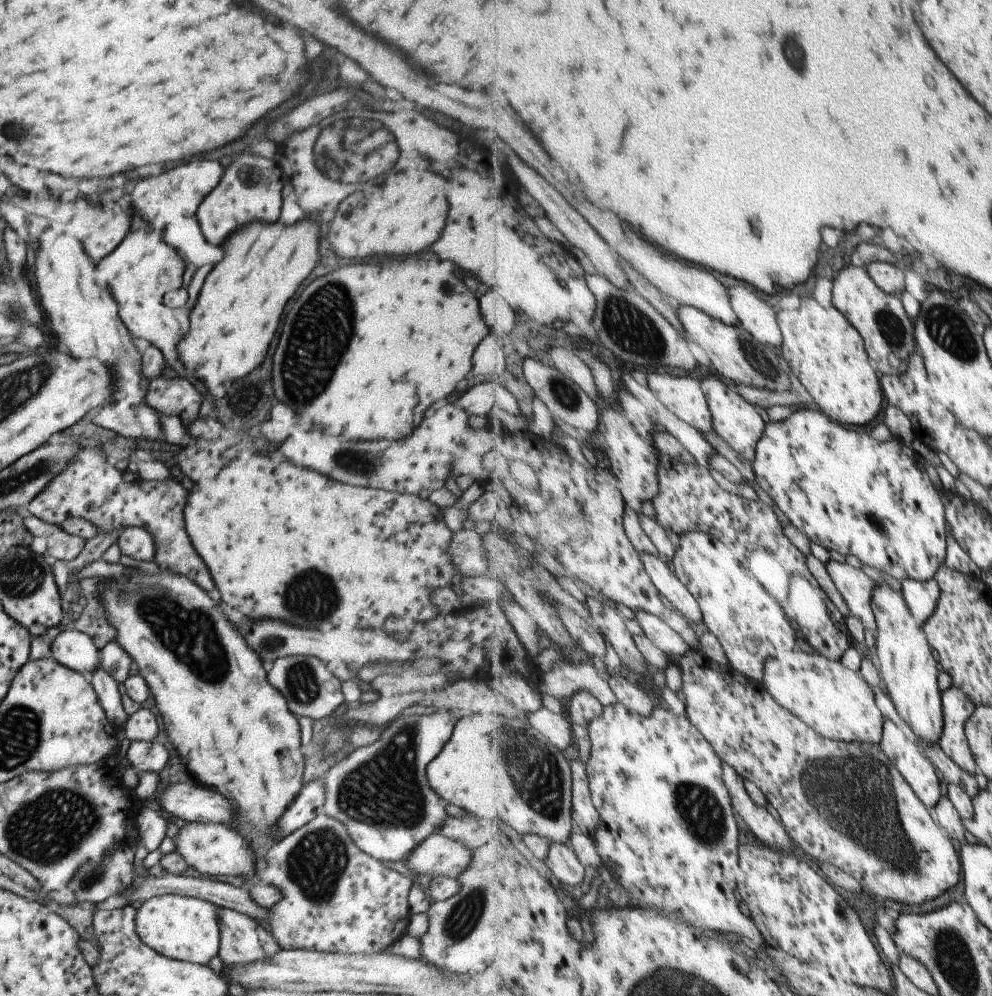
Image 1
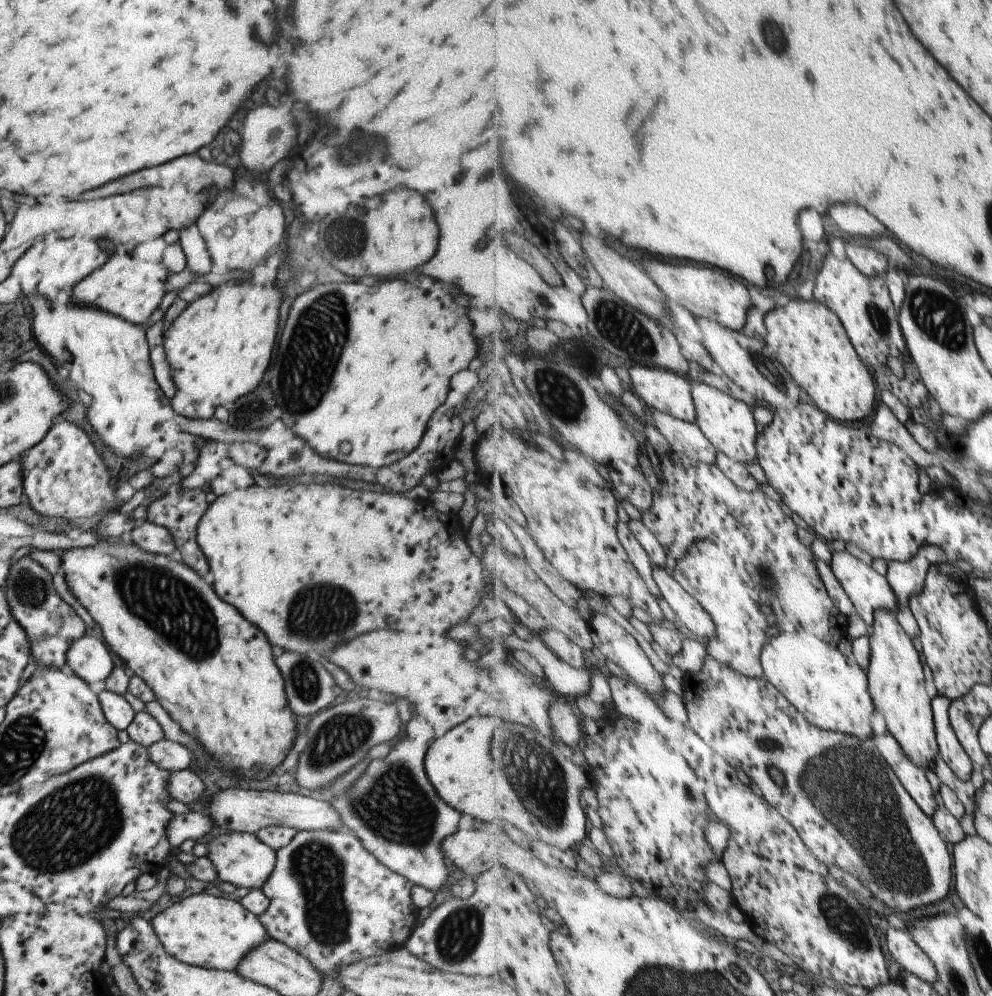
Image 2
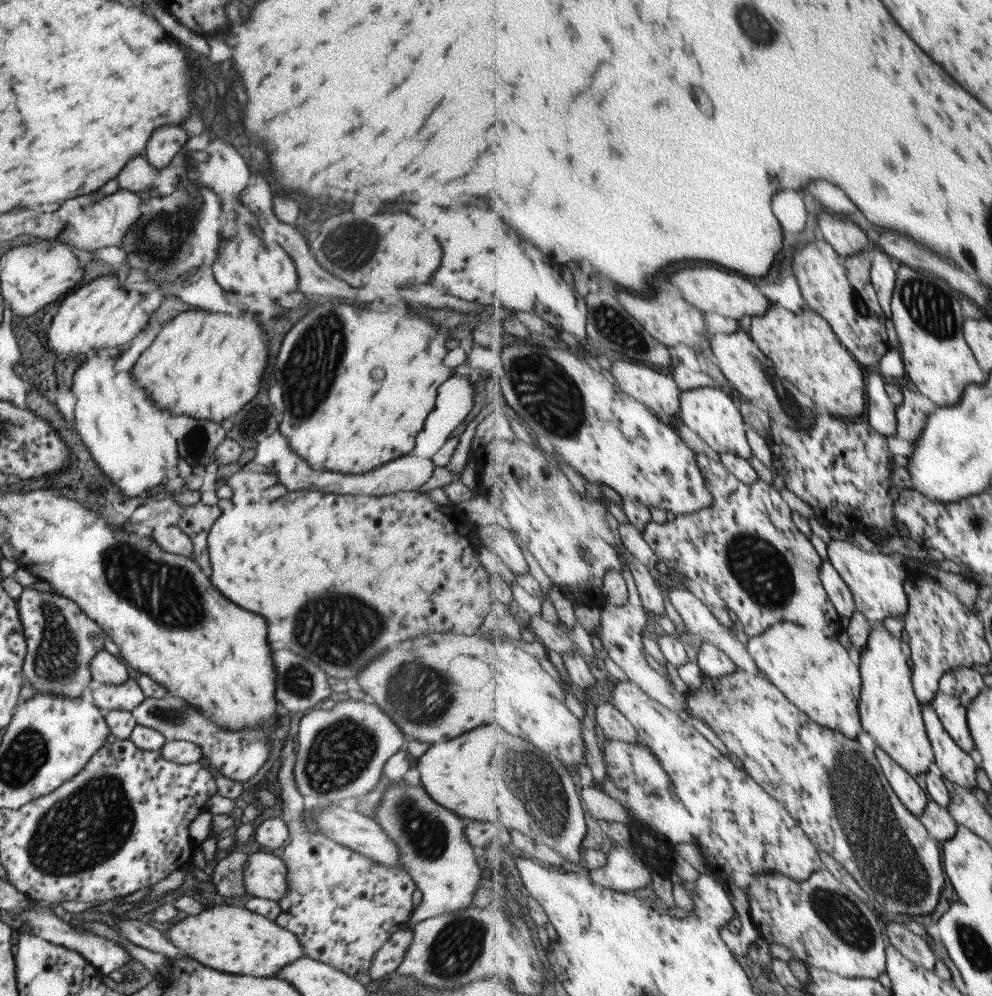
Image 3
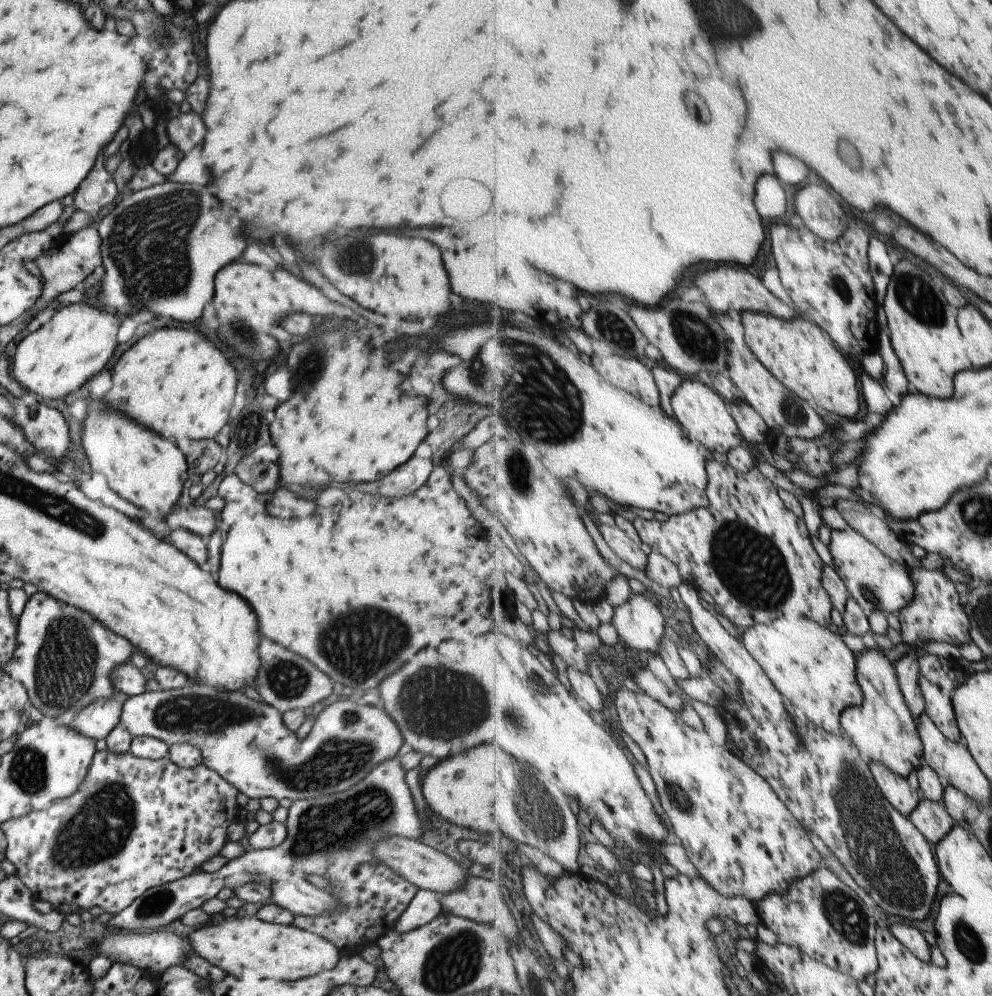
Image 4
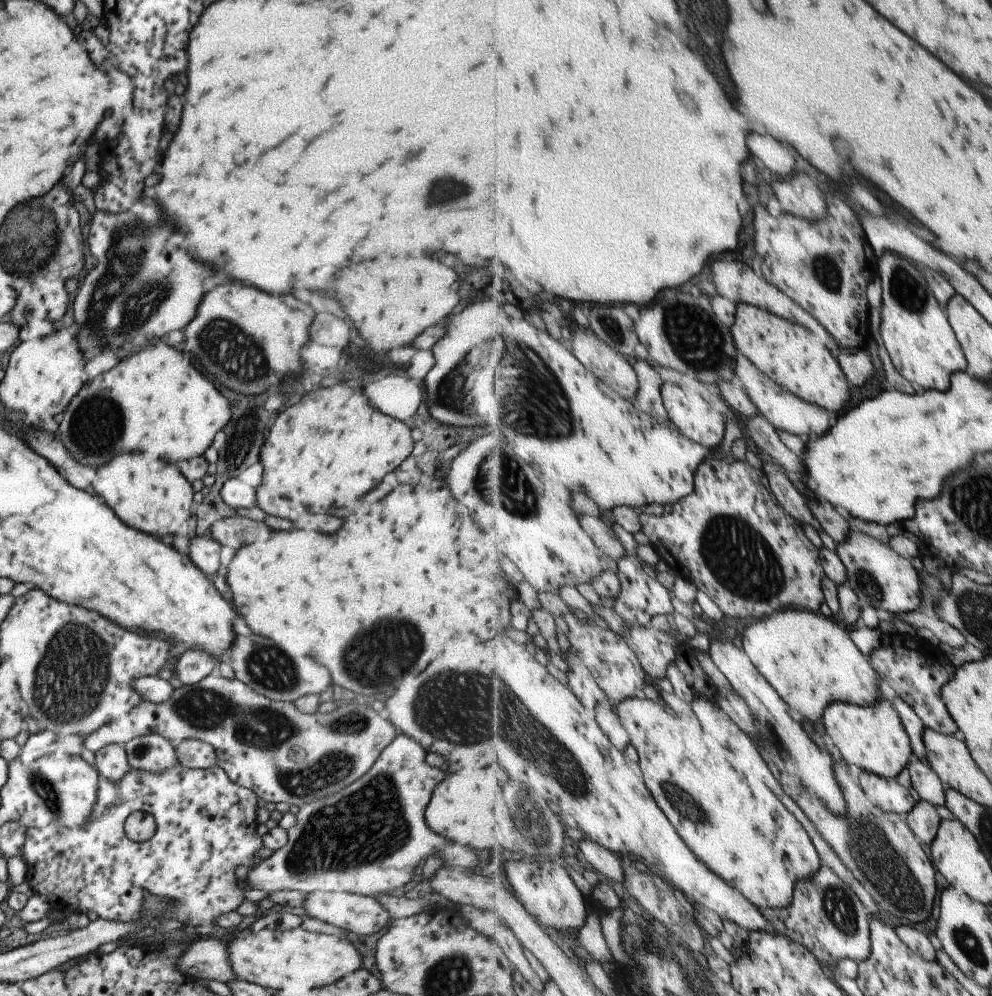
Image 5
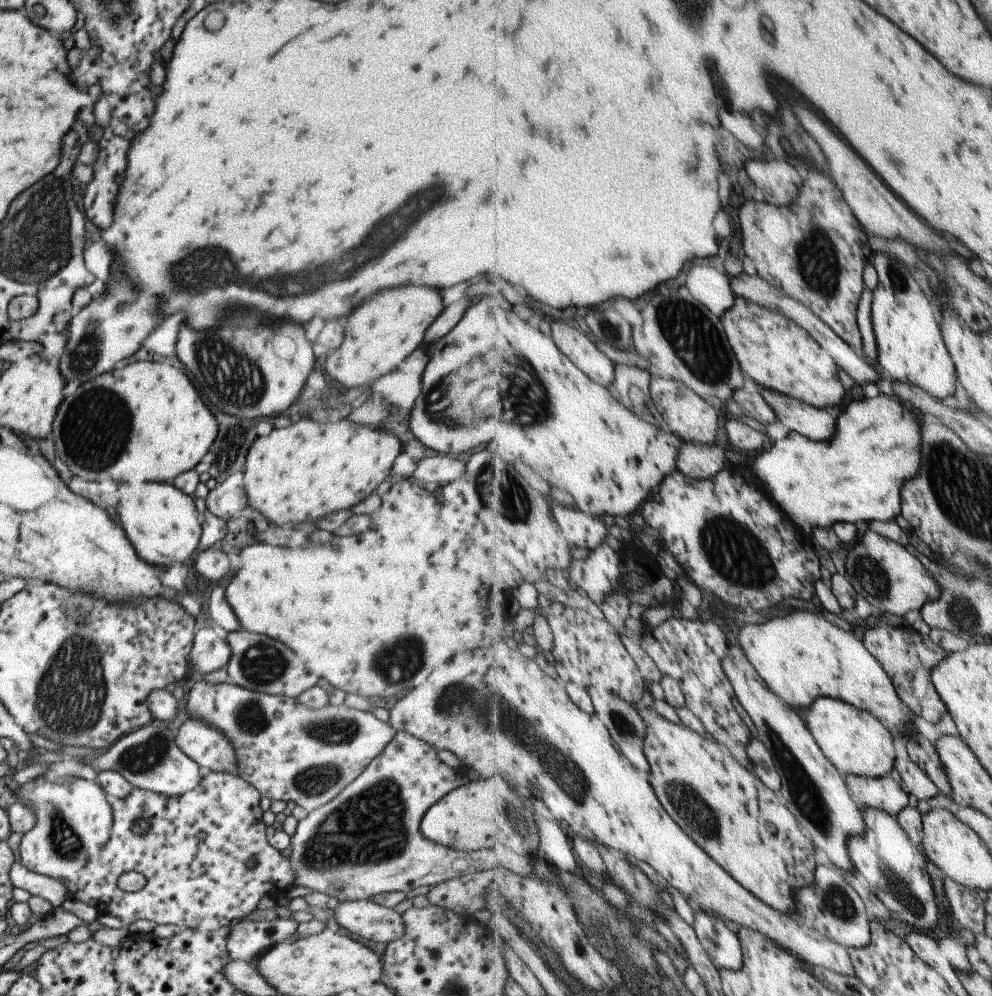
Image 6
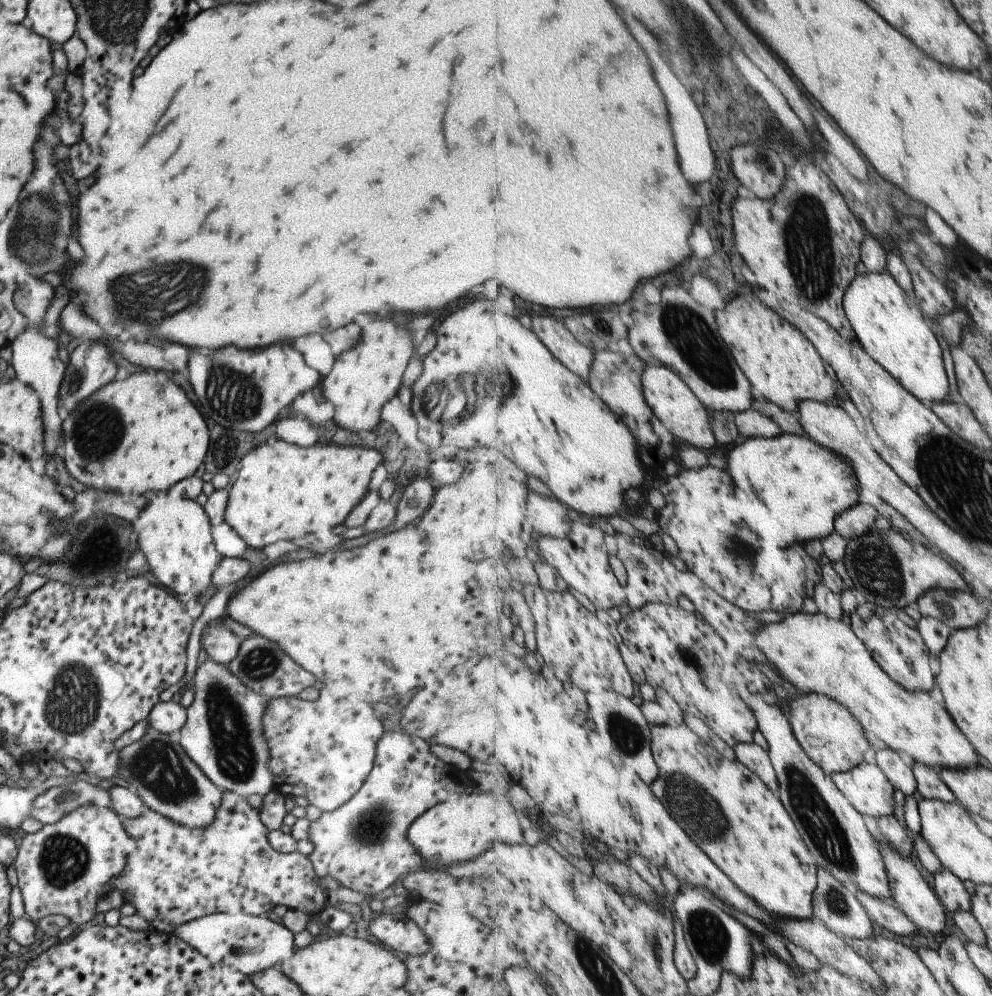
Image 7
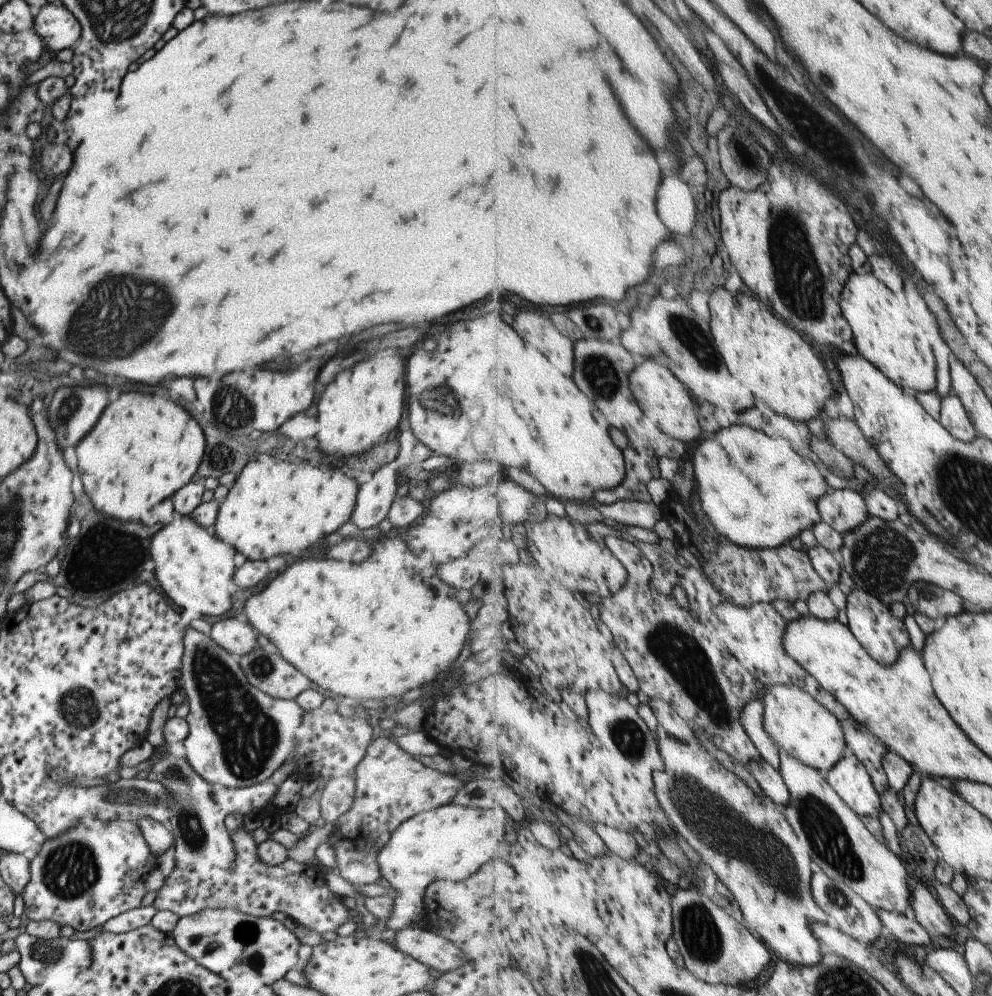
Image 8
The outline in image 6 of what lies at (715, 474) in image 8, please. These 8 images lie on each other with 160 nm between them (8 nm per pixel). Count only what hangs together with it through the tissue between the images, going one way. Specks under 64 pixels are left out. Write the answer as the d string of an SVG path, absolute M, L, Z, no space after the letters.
M881 393L877 398L869 398L869 400L861 400L861 402L853 402L853 404L849 404L849 406L845 408L845 412L840 414L839 428L837 428L835 436L833 436L831 440L827 440L827 442L815 442L815 440L809 440L809 438L801 436L801 433L798 433L797 431L790 431L787 438L776 440L771 448L765 447L765 452L756 456L753 464L731 464L728 462L726 468L728 470L735 470L735 472L737 472L737 470L747 470L747 472L755 474L755 476L757 476L757 486L759 486L761 494L763 494L763 484L767 484L767 488L773 492L773 495L763 495L767 498L767 502L771 500L771 502L777 504L777 506L779 502L779 506L781 506L789 516L795 516L795 522L803 526L803 532L809 534L809 537L812 537L812 532L815 527L823 526L829 529L838 522L856 523L860 526L867 525L868 523L873 522L873 520L901 523L901 516L899 514L901 514L901 502L903 502L902 491L908 481L920 475L920 467L922 466L923 440L921 440L921 430L922 418L918 415L915 405L905 402L895 393Z

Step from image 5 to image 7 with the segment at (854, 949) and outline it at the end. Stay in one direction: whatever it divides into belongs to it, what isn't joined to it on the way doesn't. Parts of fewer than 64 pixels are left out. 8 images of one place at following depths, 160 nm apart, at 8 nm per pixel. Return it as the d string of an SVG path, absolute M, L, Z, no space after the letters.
M818 868L818 884L814 893L814 915L841 938L869 939L878 933L876 923L871 919L867 908L856 896L856 891L839 882L831 872L825 868Z

